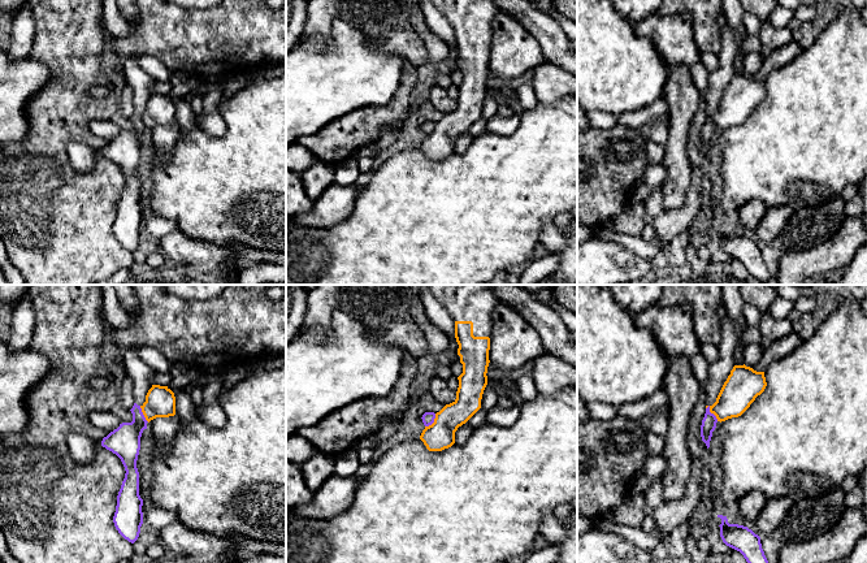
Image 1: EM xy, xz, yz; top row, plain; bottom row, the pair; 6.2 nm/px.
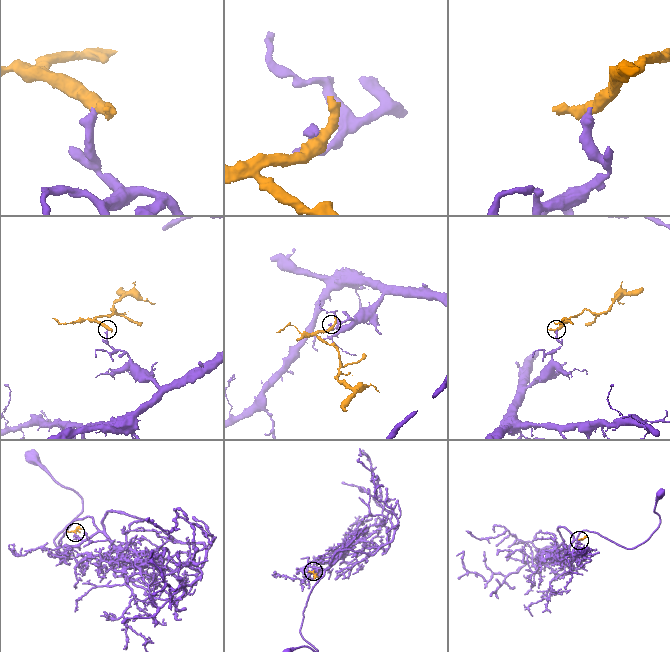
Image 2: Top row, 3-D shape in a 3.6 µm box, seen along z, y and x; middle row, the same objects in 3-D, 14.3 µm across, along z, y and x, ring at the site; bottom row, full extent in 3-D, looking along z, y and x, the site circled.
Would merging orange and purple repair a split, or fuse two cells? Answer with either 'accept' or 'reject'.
reject

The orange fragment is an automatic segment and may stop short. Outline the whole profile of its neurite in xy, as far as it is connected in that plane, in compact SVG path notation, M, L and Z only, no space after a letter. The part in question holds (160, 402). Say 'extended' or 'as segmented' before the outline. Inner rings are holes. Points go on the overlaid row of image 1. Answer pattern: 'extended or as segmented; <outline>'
as segmented; M152 385L140 406L146 420L149 423L156 417L175 415L175 397L168 386Z

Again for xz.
extended; M429 285L437 300L448 311L455 321L455 338L459 345L458 355L463 364L463 373L458 377L456 399L435 413L434 423L425 426L420 439L429 451L442 451L455 443L455 432L465 424L480 408L484 390L487 385L487 367L490 335L494 320L494 308L499 299L491 285Z

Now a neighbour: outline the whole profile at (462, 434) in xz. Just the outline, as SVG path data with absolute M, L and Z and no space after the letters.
M465 423L455 432L455 443L464 443L472 434L473 429Z

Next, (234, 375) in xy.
M244 365L227 368L224 373L225 376L221 385L221 393L231 389L233 386L235 386L238 382L240 382L248 376L247 368Z

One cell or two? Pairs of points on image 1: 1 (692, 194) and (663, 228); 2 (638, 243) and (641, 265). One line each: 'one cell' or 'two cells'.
1: one cell
2: two cells

